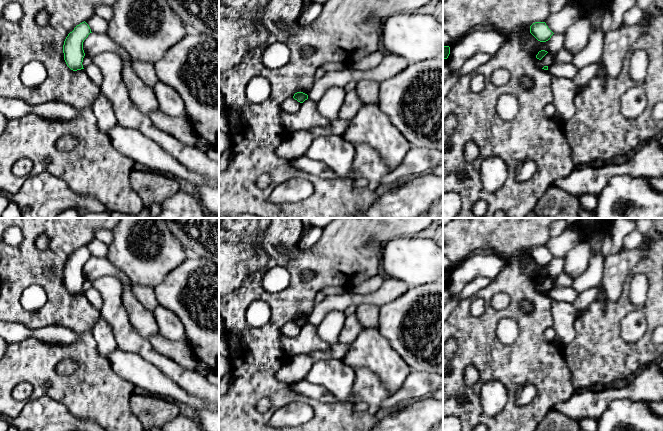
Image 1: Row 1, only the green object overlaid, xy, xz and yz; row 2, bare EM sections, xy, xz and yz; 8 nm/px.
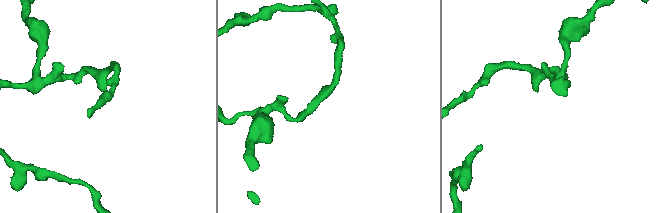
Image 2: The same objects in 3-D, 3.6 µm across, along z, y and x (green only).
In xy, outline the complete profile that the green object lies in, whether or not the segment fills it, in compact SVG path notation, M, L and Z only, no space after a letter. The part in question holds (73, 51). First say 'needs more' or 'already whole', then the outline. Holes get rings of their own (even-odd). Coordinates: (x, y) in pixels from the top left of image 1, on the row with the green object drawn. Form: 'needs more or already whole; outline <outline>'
already whole; outline M84 21L77 25L64 41L64 60L67 66L73 71L84 69L82 65L85 56L83 42L90 33L92 33L91 29Z

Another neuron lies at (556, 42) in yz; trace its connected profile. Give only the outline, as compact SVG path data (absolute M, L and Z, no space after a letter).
M531 33L522 42L522 48L532 55L537 55L539 51L545 50L548 53L556 53L564 46L564 35L553 34L546 42L538 41Z

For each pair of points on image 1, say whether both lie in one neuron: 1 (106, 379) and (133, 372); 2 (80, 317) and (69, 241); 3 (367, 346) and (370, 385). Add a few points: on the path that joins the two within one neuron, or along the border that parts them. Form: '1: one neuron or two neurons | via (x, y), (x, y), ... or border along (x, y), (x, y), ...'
1: two neurons | border along (107, 359), (120, 376), (135, 386)
2: one neuron | via (61, 298), (58, 295), (58, 260)
3: two neurons | border along (354, 367), (367, 367), (386, 386)

